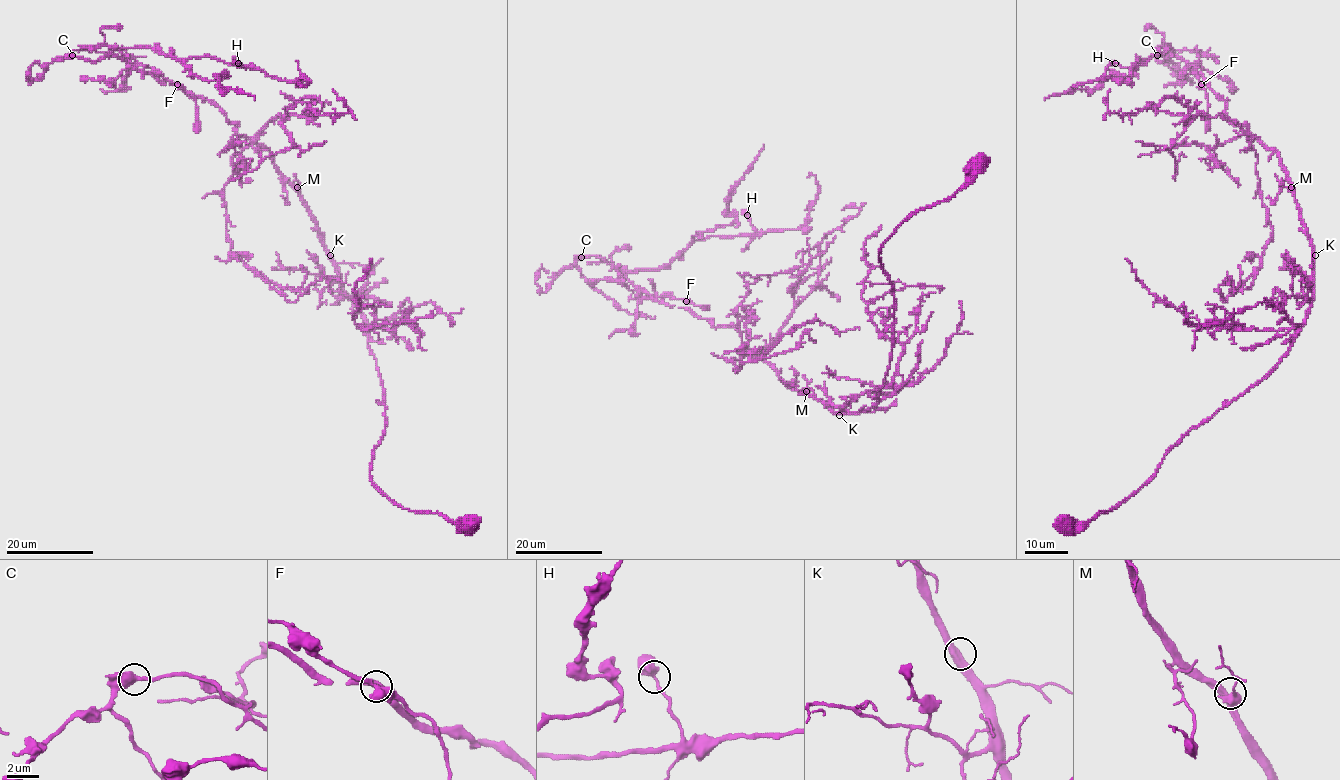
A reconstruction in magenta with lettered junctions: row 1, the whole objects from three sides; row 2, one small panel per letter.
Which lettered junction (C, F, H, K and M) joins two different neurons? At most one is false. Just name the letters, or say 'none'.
none

